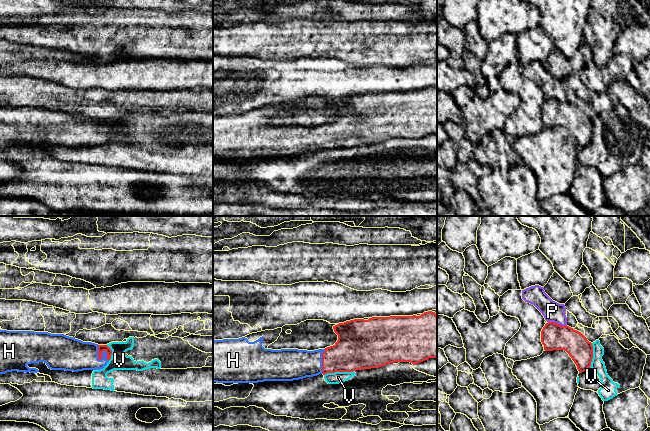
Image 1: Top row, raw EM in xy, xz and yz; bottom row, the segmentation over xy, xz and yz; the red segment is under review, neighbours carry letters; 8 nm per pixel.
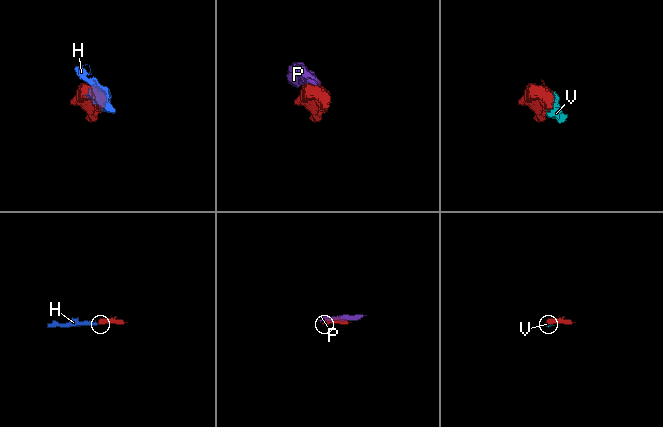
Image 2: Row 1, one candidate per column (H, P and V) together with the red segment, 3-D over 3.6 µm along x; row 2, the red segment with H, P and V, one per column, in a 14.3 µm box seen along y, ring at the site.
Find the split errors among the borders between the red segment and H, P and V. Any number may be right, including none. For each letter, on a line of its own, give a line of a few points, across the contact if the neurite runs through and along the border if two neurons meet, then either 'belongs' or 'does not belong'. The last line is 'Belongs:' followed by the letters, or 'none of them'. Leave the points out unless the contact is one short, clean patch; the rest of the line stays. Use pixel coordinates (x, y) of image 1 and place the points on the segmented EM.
H: line xy (101, 348), (101, 357), (70, 354); belongs
P: does not belong
V: line xz (353, 370), (327, 372), (324, 375); does not belong
Belongs: H

